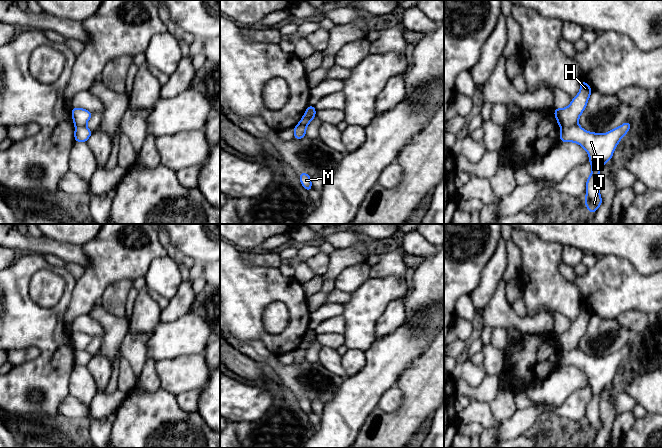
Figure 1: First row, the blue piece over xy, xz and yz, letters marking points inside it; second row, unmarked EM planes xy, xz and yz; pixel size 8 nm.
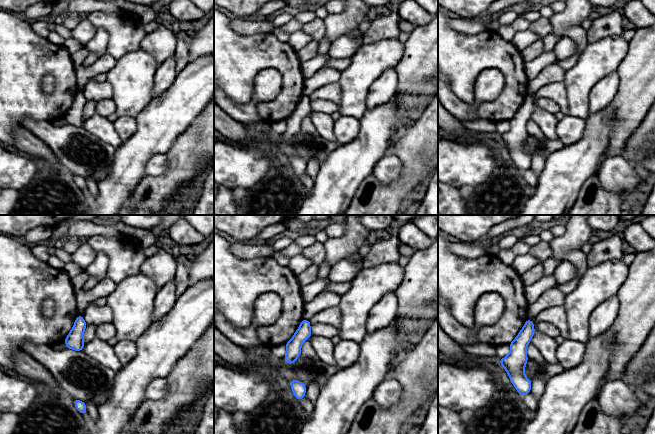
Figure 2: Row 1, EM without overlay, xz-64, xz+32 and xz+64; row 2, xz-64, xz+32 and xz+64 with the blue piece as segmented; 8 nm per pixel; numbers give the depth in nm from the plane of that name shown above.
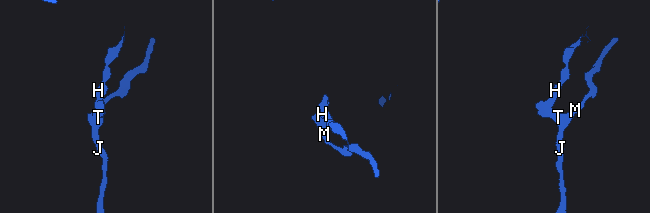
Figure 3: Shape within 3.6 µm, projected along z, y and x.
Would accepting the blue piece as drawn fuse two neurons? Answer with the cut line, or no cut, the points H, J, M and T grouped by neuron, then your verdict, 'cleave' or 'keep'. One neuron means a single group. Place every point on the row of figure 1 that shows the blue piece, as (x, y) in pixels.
cut yz (577, 123), (561, 128); groups H / J M T; cleave

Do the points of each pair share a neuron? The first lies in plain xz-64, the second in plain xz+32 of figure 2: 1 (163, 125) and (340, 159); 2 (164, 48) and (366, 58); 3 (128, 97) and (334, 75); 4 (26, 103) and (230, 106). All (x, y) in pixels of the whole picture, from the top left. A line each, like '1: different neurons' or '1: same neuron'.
1: same neuron
2: different neurons
3: different neurons
4: different neurons

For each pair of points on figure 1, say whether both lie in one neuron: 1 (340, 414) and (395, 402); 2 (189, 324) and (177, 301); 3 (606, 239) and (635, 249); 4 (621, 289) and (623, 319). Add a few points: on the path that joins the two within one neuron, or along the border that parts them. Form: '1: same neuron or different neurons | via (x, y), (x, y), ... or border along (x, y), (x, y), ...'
1: different neurons | border along (391, 387), (383, 393), (376, 407)
2: different neurons | border along (189, 310), (174, 320), (162, 322)
3: same neuron | via (613, 239), (625, 239), (628, 242)
4: different neurons | border along (647, 313), (628, 310), (617, 318)

